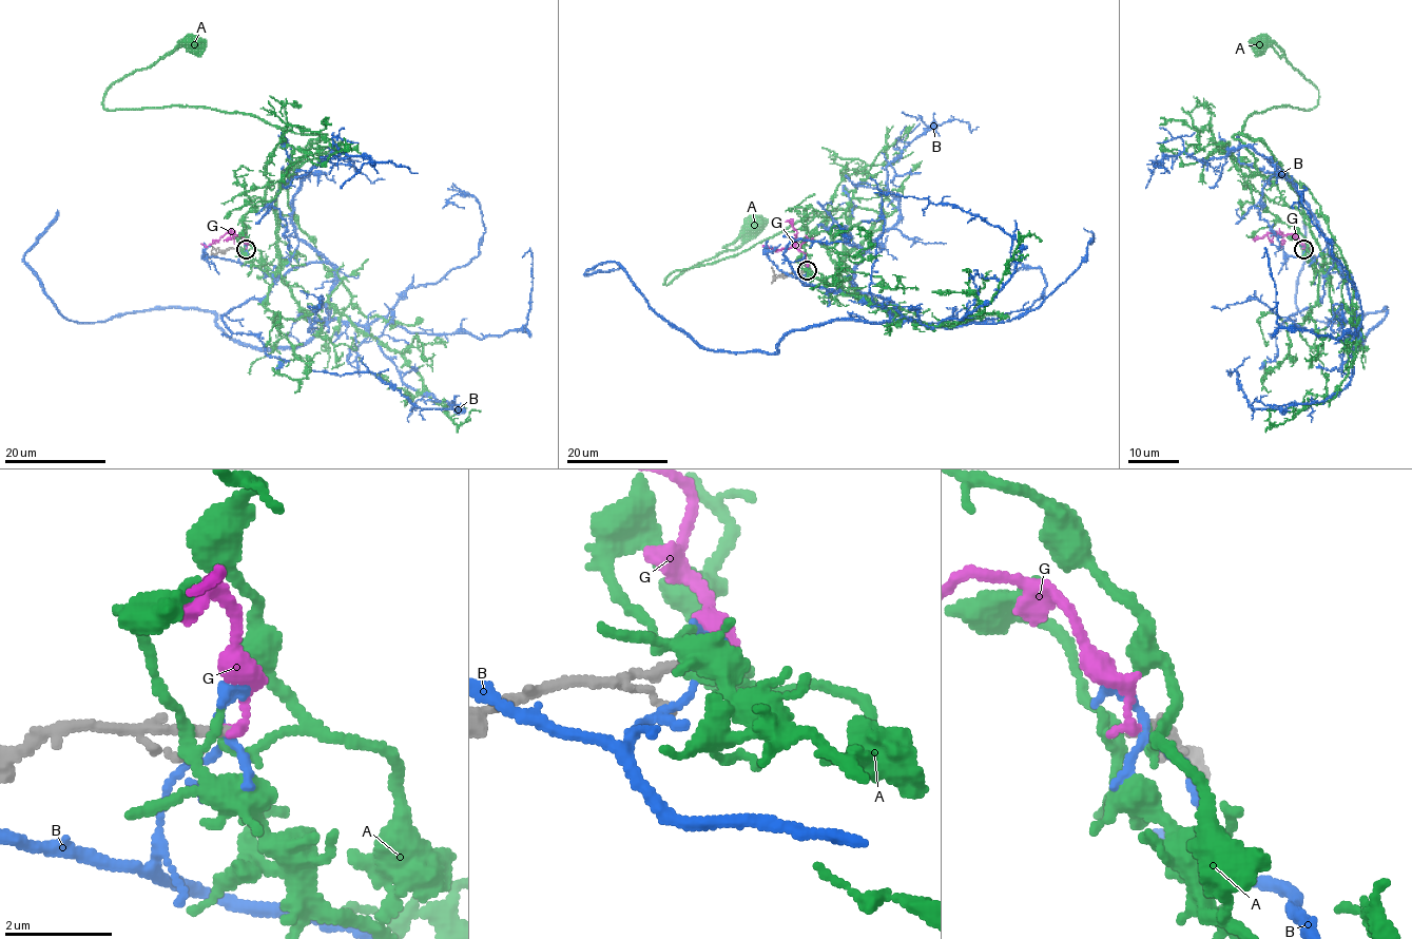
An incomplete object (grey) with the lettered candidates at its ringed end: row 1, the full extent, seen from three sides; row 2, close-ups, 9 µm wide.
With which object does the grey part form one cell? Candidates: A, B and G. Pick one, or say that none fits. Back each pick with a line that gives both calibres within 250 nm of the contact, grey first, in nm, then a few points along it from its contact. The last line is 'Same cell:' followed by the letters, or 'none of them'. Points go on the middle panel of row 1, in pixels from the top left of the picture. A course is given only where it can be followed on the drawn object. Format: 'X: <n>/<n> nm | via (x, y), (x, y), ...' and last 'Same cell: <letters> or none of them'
Same cell: none of them

